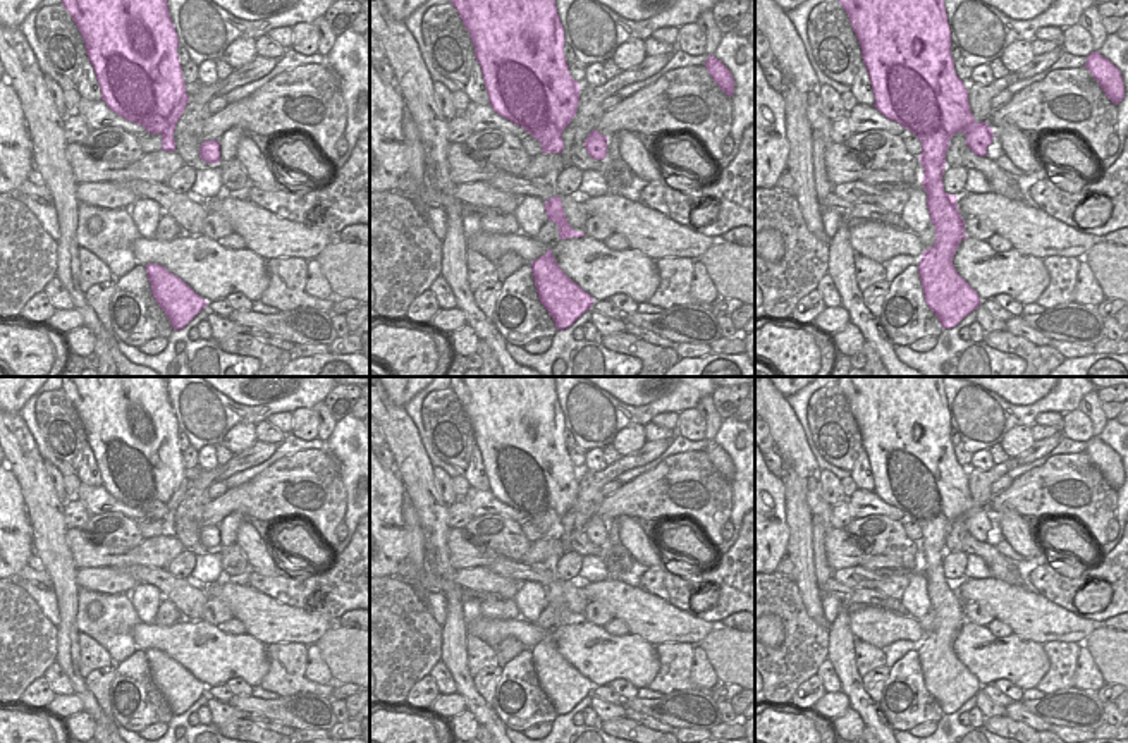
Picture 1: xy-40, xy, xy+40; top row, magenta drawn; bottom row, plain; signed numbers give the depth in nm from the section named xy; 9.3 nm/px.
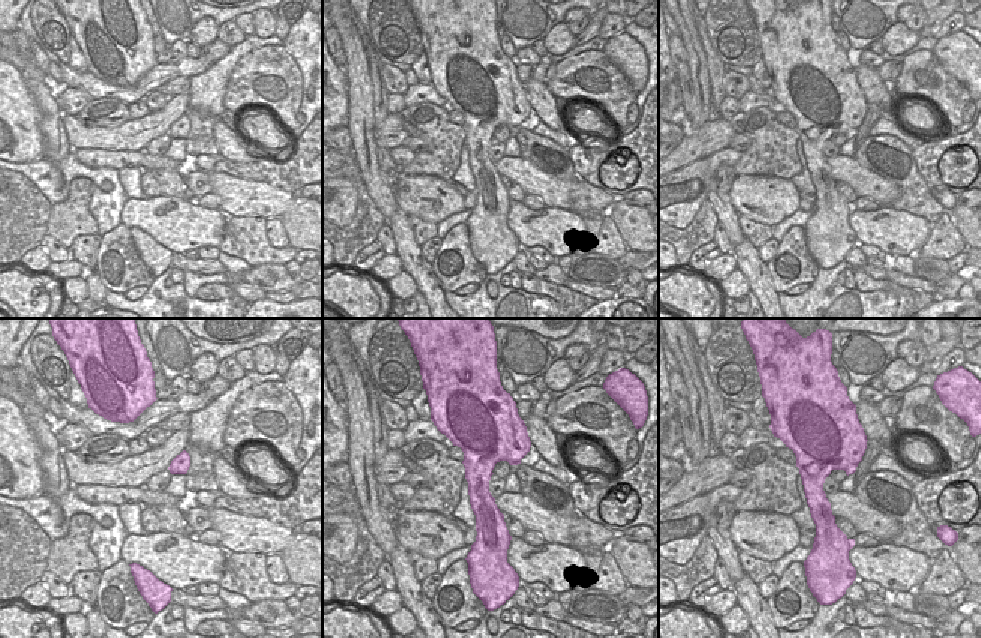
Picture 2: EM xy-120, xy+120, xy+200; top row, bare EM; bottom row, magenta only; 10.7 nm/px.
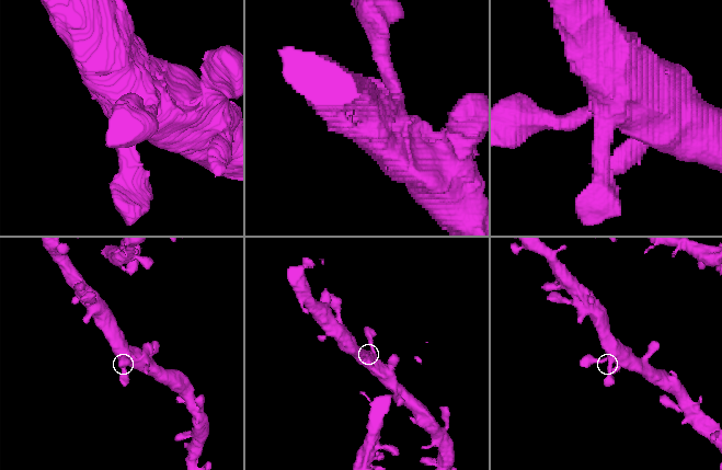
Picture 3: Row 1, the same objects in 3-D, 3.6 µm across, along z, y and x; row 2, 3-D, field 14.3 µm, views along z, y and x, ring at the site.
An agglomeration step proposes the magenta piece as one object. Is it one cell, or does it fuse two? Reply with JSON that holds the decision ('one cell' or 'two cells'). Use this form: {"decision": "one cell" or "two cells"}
{"decision": "one cell"}

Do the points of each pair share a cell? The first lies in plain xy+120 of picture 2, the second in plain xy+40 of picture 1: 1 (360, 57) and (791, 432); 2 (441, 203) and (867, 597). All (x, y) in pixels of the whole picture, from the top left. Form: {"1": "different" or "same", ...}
{"1": "different", "2": "different"}

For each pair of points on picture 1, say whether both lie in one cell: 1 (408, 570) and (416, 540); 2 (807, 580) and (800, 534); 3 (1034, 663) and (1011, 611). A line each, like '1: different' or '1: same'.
1: different
2: same
3: different

